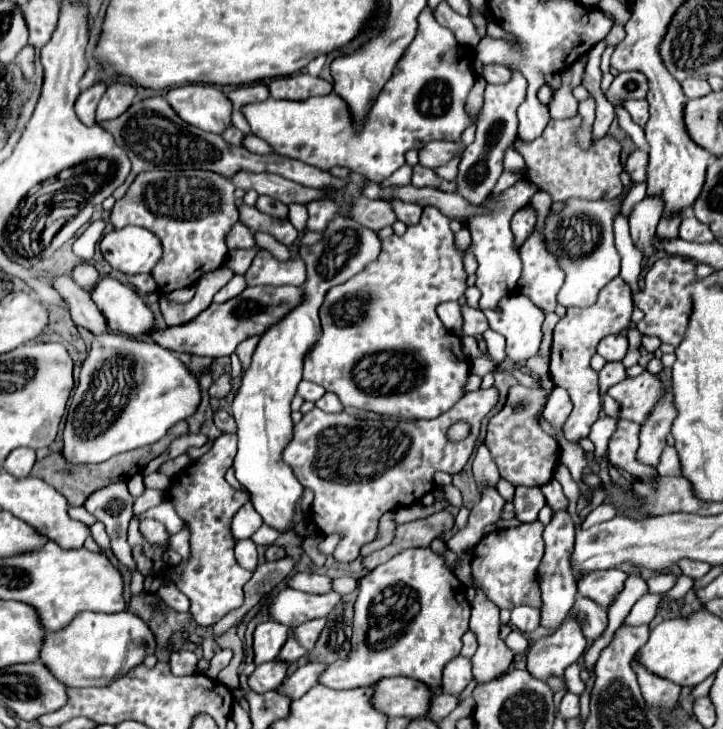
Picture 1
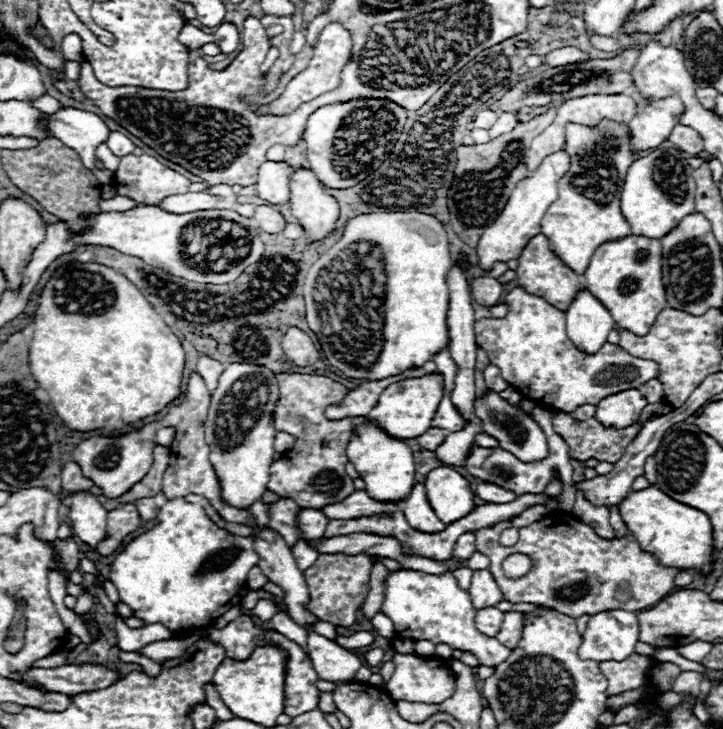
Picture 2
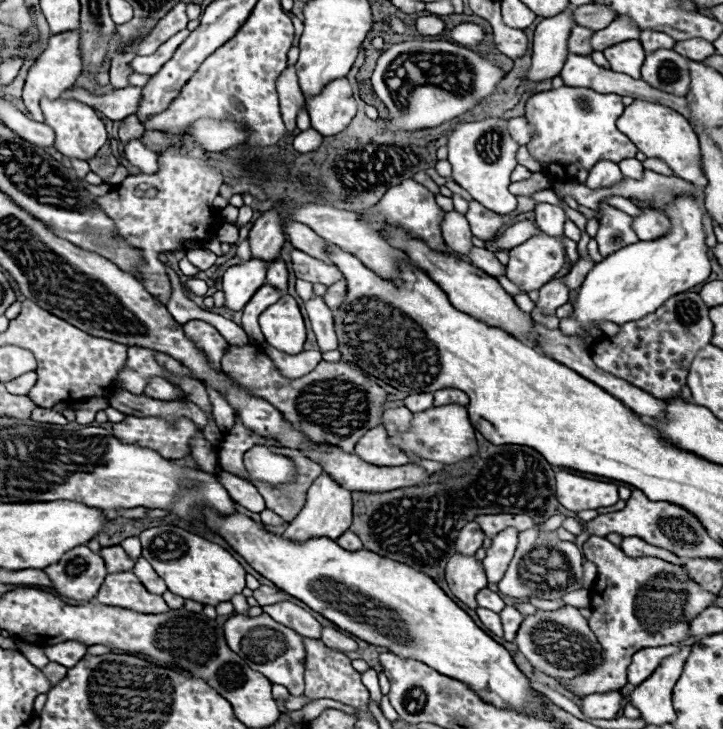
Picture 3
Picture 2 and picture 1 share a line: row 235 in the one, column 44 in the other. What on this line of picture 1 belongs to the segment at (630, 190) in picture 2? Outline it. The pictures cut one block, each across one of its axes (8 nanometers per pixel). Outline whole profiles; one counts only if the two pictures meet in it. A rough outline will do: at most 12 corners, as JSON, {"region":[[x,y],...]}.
{"region":[[80,612],[44,634],[40,662],[66,686],[108,686],[154,654],[130,612]]}

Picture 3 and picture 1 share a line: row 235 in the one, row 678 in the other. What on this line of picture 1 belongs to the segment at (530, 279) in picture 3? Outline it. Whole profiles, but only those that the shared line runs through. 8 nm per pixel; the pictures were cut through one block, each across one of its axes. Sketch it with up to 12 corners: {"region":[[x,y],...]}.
{"region":[[576,616],[528,650],[538,680],[562,676],[586,650]]}

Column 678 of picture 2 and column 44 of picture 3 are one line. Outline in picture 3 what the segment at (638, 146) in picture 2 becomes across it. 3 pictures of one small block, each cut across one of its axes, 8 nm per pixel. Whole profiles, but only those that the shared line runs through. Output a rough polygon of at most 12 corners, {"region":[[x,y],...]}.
{"region":[[44,100],[56,150],[88,160],[108,140],[94,108]]}

